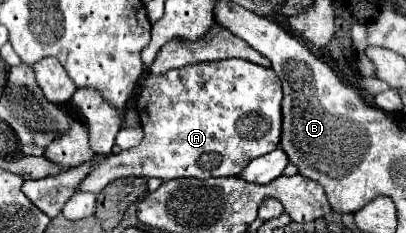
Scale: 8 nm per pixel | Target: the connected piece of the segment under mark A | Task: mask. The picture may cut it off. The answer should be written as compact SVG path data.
M230 58L174 68L166 74L146 74L136 98L144 140L116 156L106 156L82 180L76 192L98 194L112 180L138 176L160 178L218 178L238 176L250 160L280 144L282 84L272 68Z

